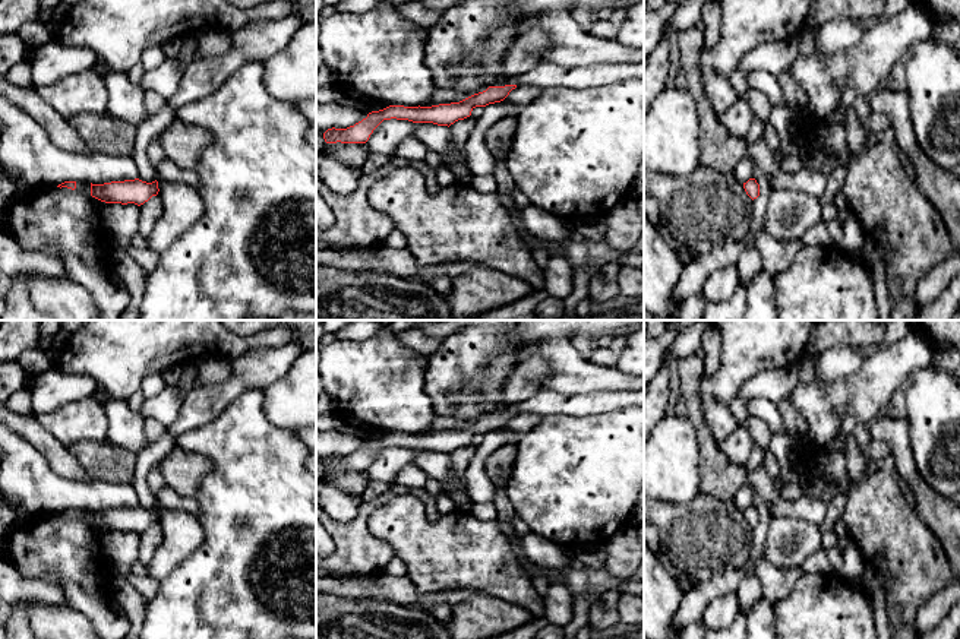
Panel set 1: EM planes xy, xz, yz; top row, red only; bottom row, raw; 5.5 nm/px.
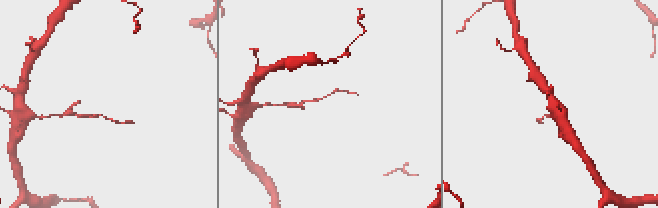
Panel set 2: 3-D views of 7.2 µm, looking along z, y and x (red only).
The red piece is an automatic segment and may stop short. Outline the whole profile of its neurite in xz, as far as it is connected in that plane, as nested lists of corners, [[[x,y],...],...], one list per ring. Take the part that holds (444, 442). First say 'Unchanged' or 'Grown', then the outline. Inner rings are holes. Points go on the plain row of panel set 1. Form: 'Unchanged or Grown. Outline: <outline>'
Unchanged. Outline: [[[517,412],[489,414],[486,418],[474,421],[460,430],[439,431],[432,434],[404,434],[389,433],[379,439],[372,439],[366,446],[347,456],[328,456],[323,461],[326,471],[366,471],[373,458],[383,447],[408,447],[413,450],[433,450],[438,453],[451,453],[458,447],[471,443],[476,434],[503,428]]]

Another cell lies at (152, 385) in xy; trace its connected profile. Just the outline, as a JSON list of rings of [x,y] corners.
[[[164,373],[146,376],[140,383],[140,393],[149,399],[160,395],[168,385],[170,379]]]

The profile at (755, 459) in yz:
[[[755,443],[746,464],[748,474],[762,468],[762,464],[764,464],[764,449]]]

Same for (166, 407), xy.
[[[168,382],[160,395],[145,399],[140,407],[140,415],[145,420],[154,418],[165,427],[170,427],[179,418],[183,399],[181,390],[173,382]]]

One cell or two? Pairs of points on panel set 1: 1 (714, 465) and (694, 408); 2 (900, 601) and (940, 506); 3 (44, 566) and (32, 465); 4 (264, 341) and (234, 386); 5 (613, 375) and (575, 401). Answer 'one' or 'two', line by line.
1: one
2: one
3: two
4: two
5: two

